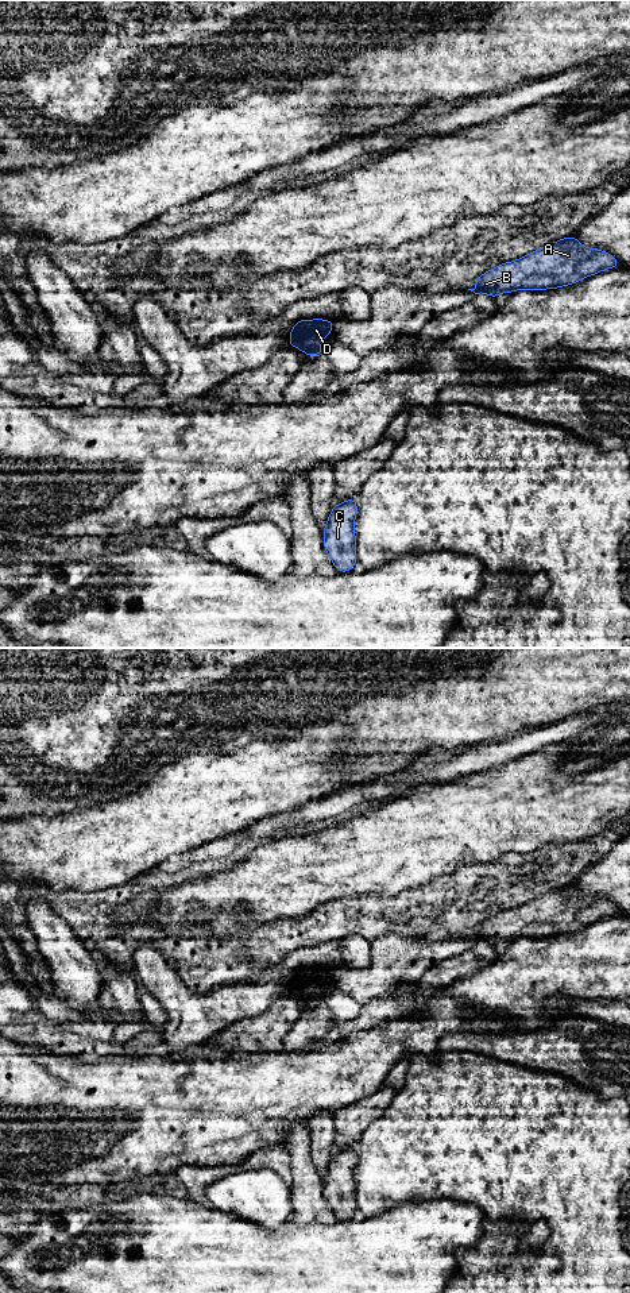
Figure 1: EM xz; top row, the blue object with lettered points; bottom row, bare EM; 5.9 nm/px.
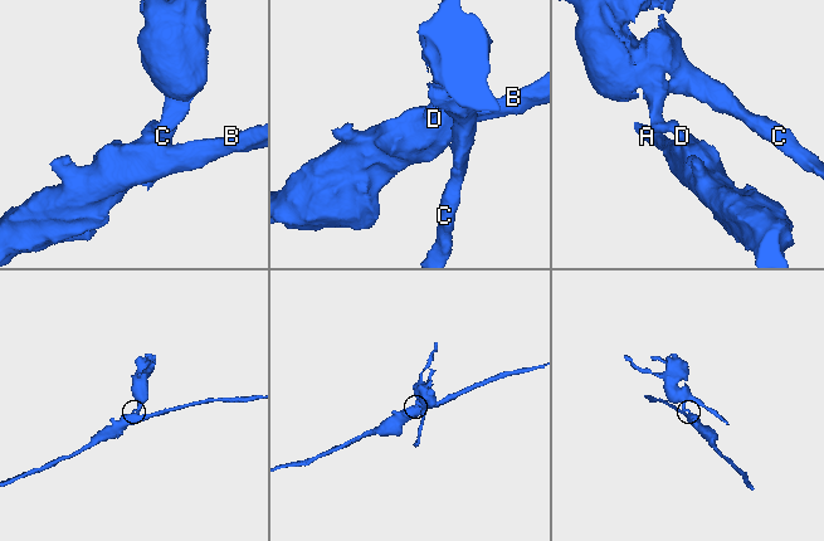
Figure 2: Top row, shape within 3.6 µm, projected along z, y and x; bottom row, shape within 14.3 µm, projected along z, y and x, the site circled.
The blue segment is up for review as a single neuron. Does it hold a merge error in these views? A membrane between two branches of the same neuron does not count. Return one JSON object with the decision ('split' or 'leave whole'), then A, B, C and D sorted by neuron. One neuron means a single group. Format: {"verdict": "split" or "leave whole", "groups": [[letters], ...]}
{"verdict": "split", "groups": [["A", "B", "D"], ["C"]]}

